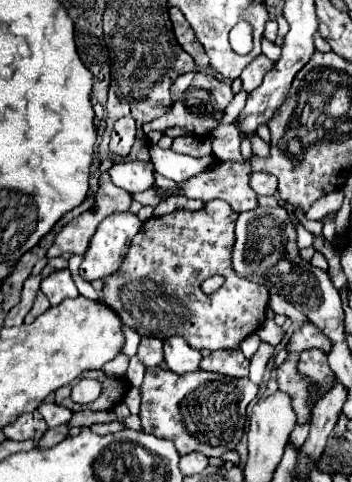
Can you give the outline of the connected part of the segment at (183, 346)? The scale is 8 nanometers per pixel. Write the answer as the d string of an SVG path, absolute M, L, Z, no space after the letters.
M168 337L164 341L164 351L166 351L166 365L174 373L190 373L190 371L200 371L200 361L202 355L200 351L192 349L182 337Z

